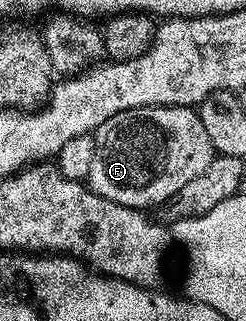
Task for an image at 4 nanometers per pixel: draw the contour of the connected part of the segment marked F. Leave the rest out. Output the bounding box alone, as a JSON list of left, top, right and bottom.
[86,107,214,209]

